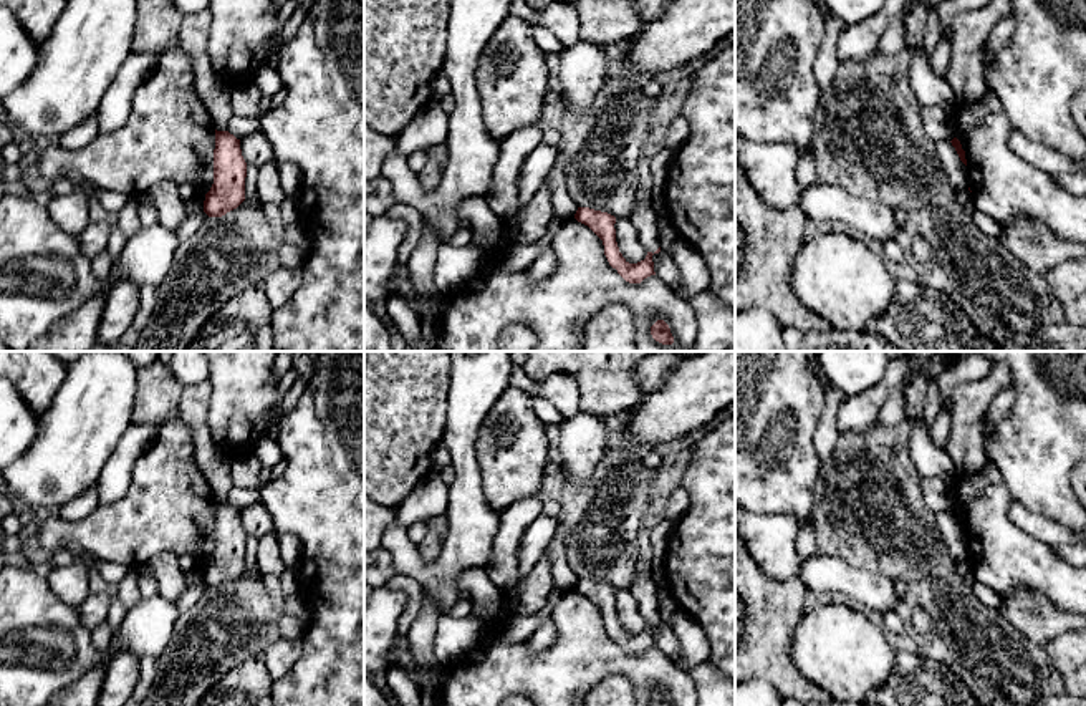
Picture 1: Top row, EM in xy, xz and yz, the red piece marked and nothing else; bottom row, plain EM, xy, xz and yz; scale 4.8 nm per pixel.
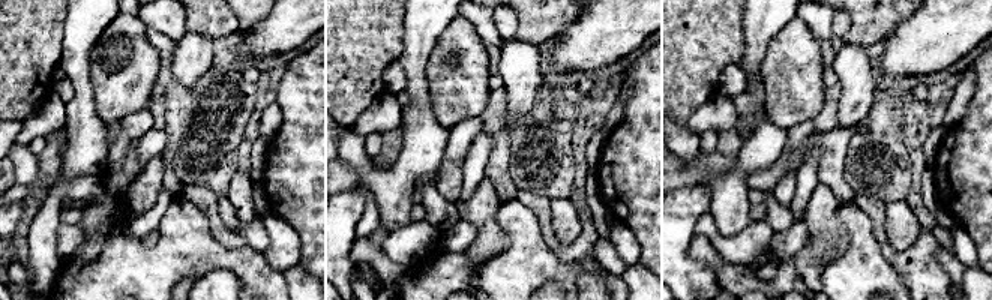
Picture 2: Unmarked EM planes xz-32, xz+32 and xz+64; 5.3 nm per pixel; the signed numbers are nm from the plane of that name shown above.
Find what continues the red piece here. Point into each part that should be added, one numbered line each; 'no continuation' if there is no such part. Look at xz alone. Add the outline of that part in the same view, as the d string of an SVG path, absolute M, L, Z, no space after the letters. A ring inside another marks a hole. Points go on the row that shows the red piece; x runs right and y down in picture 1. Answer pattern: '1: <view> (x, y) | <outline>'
1: xz (643, 217) | M639 192L632 204L629 219L637 229L639 239L646 250L654 254L659 249L659 235L649 194Z

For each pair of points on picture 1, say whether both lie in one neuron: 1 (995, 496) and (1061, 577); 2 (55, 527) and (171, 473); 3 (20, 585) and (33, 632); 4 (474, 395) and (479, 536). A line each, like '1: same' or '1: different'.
1: same
2: same
3: same
4: same

